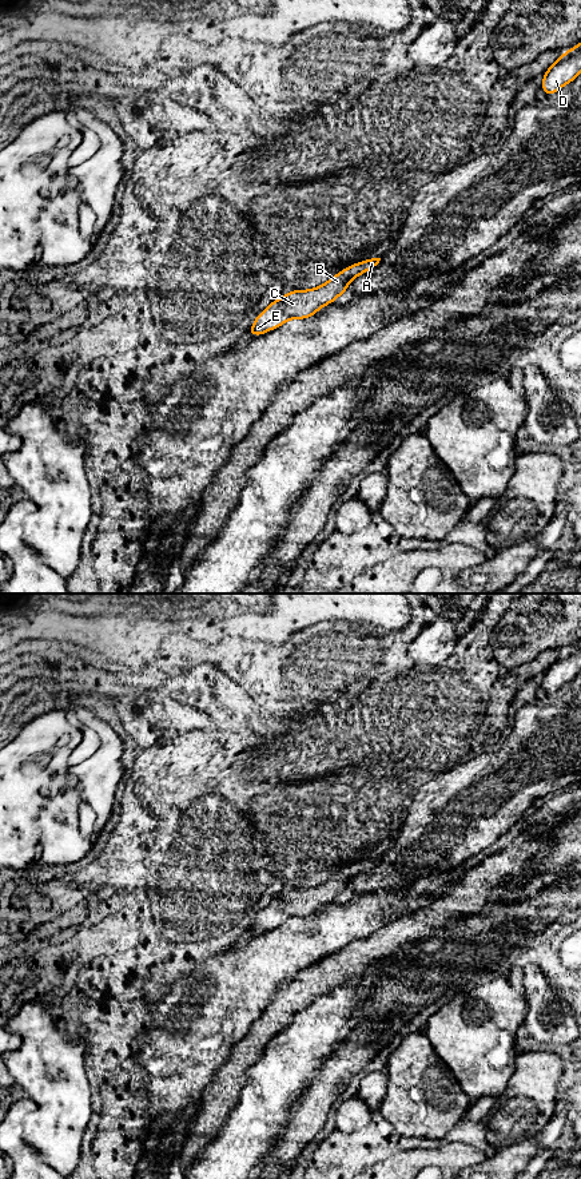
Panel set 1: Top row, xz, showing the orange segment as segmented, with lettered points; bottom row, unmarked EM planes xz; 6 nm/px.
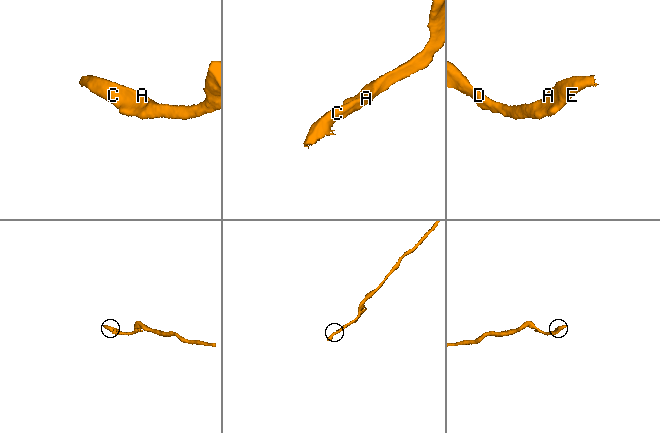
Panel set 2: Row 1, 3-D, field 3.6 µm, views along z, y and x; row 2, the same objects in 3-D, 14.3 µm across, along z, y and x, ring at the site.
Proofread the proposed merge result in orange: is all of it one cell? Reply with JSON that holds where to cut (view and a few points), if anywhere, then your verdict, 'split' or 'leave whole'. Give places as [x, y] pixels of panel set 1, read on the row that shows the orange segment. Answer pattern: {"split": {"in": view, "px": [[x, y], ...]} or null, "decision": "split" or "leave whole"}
{"split": null, "decision": "leave whole"}

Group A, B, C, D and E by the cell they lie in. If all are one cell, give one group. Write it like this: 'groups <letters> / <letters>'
groups A B C D E

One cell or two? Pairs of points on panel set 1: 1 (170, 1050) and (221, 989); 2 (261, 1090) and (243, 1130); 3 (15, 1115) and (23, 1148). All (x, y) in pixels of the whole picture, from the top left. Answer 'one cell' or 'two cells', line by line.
1: one cell
2: one cell
3: one cell

